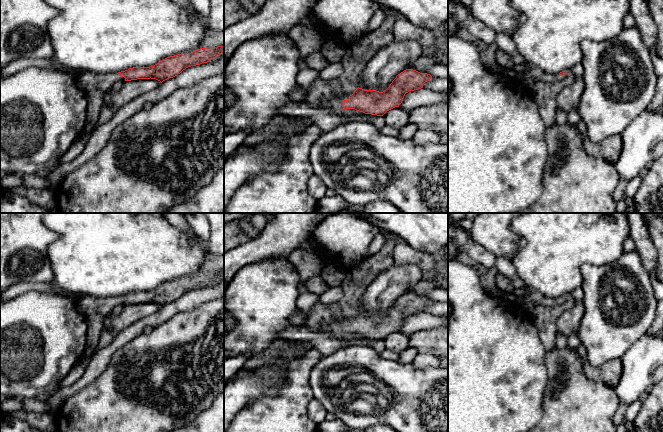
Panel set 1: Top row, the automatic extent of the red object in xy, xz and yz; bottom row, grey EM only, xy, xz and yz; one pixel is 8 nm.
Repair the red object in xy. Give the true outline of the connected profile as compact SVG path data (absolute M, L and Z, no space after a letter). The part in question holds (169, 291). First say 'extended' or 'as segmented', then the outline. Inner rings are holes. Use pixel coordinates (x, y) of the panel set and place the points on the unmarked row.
extended | M224 270L200 272L192 277L181 277L167 281L154 290L133 291L118 297L92 297L86 295L75 304L77 310L84 316L99 314L104 317L111 314L117 305L137 303L156 303L161 307L180 298L188 291L207 287L217 282L224 275Z

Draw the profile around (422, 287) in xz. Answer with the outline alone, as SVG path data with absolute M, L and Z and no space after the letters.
M421 278L408 288L408 293L413 293L420 297L426 297L429 292L436 288L438 288L438 286L436 286L435 283L429 282L426 279Z

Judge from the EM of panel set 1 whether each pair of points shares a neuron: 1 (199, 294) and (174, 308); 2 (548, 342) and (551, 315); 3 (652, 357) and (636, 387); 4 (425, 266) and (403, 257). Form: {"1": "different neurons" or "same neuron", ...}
{"1": "same neuron", "2": "same neuron", "3": "same neuron", "4": "same neuron"}

